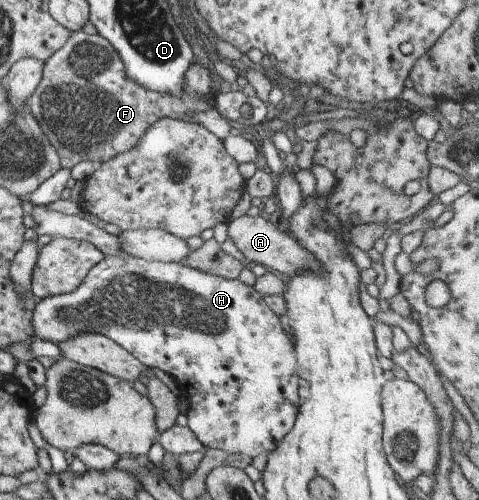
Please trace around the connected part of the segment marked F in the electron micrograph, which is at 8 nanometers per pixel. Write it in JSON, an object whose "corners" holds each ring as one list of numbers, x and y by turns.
{"corners":[[80,30,71,32,68,41,43,63,39,84,27,99,26,105,38,128,57,153,61,168,70,171,76,164,83,161,89,161,93,167,99,167,105,160,128,152,137,145,144,131,161,118,183,120,190,124,197,123,193,120,193,113,213,107,214,92,209,73,210,67,202,67,199,63,192,61,185,70,183,89,178,96,154,92,142,88,125,75,121,58,105,38,101,38,98,34,87,35]]}

